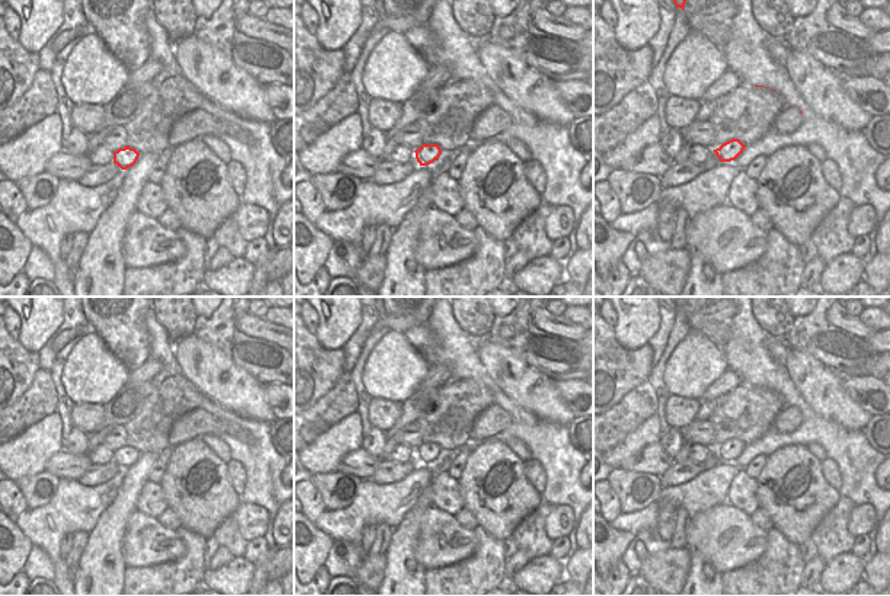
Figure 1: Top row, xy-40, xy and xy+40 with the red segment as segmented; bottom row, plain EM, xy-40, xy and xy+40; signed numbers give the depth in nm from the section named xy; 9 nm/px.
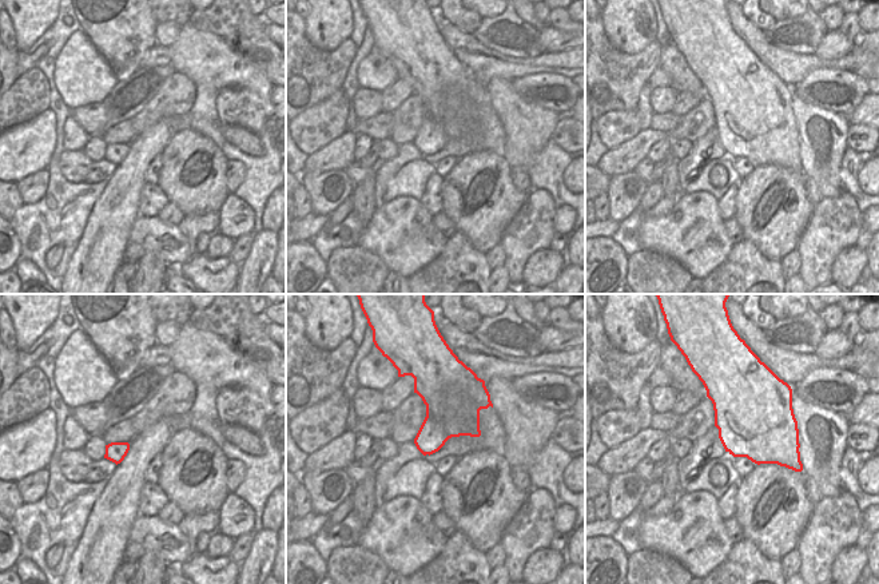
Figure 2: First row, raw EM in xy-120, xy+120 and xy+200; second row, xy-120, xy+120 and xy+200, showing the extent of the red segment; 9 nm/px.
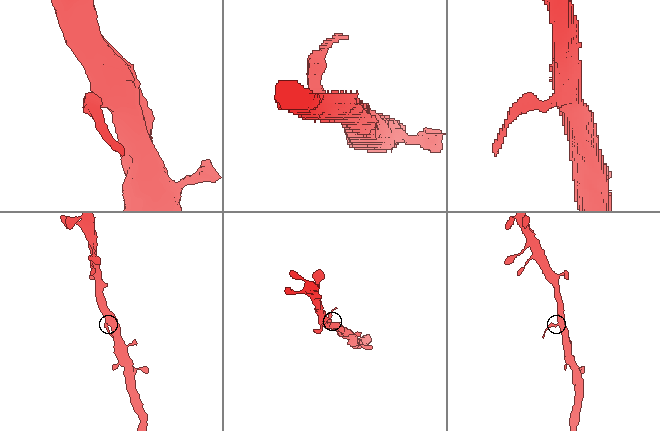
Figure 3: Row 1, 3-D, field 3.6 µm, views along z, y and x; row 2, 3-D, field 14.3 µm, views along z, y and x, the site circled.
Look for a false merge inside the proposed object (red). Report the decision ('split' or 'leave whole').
split

